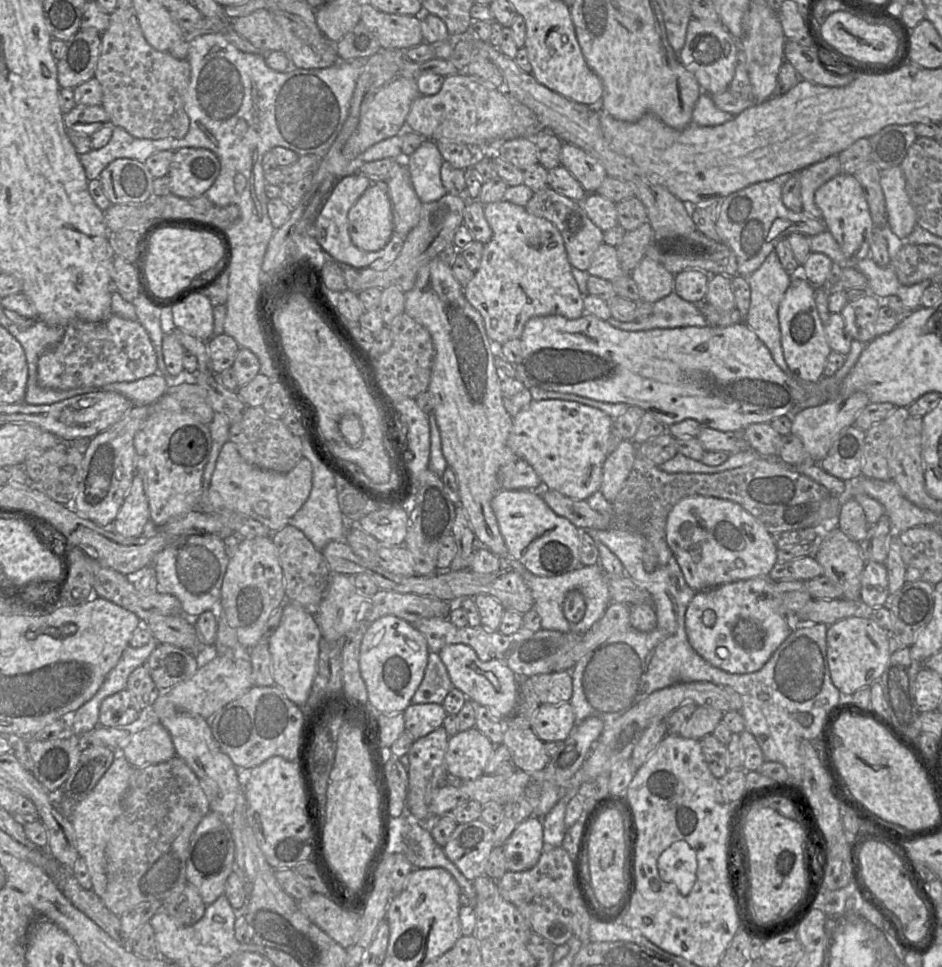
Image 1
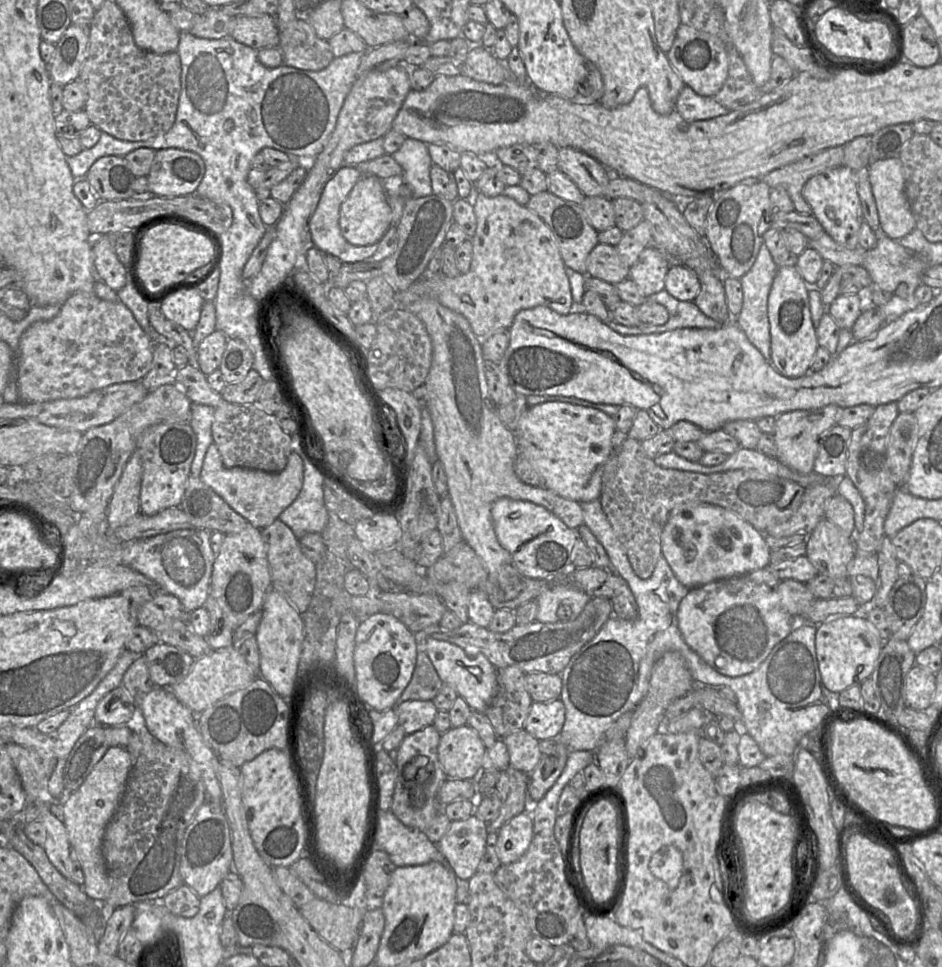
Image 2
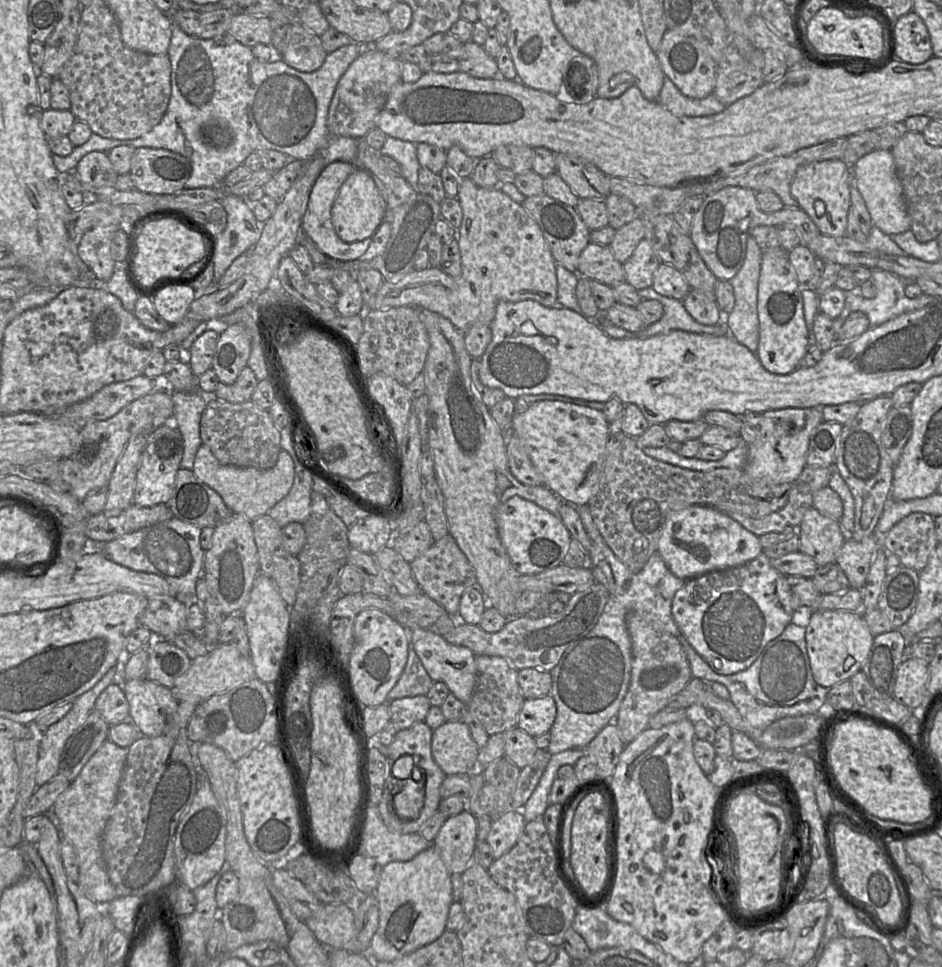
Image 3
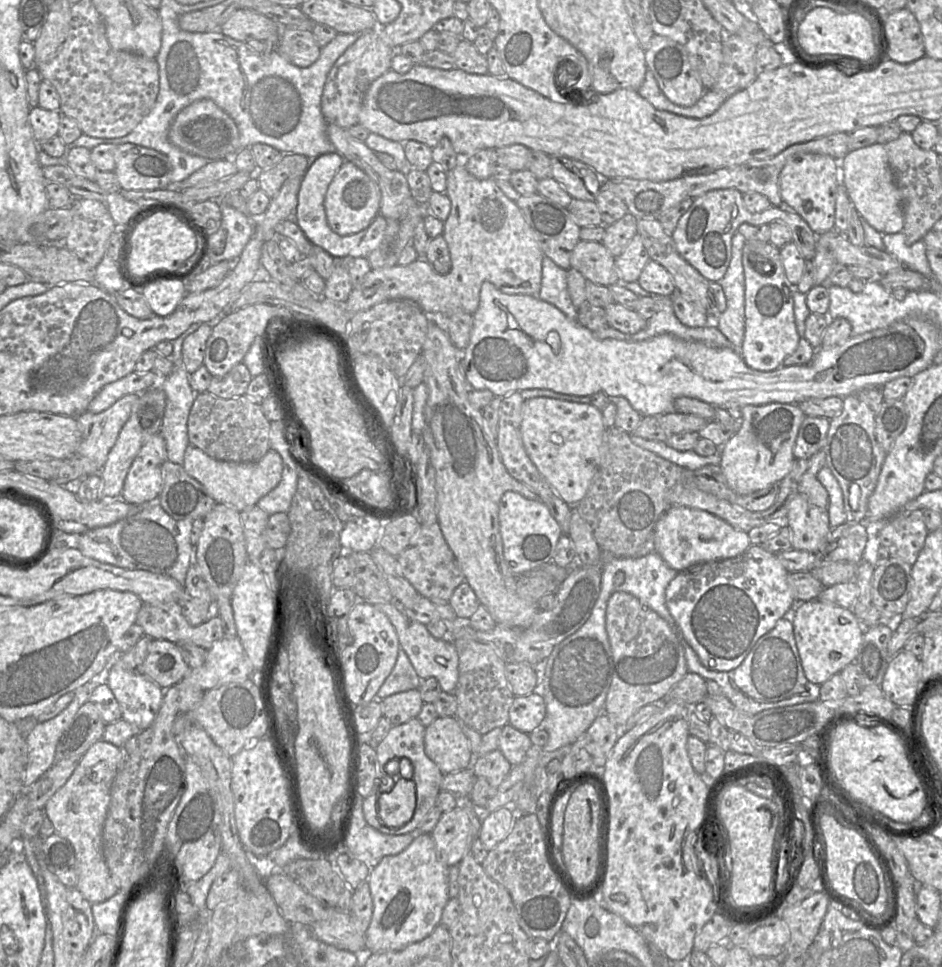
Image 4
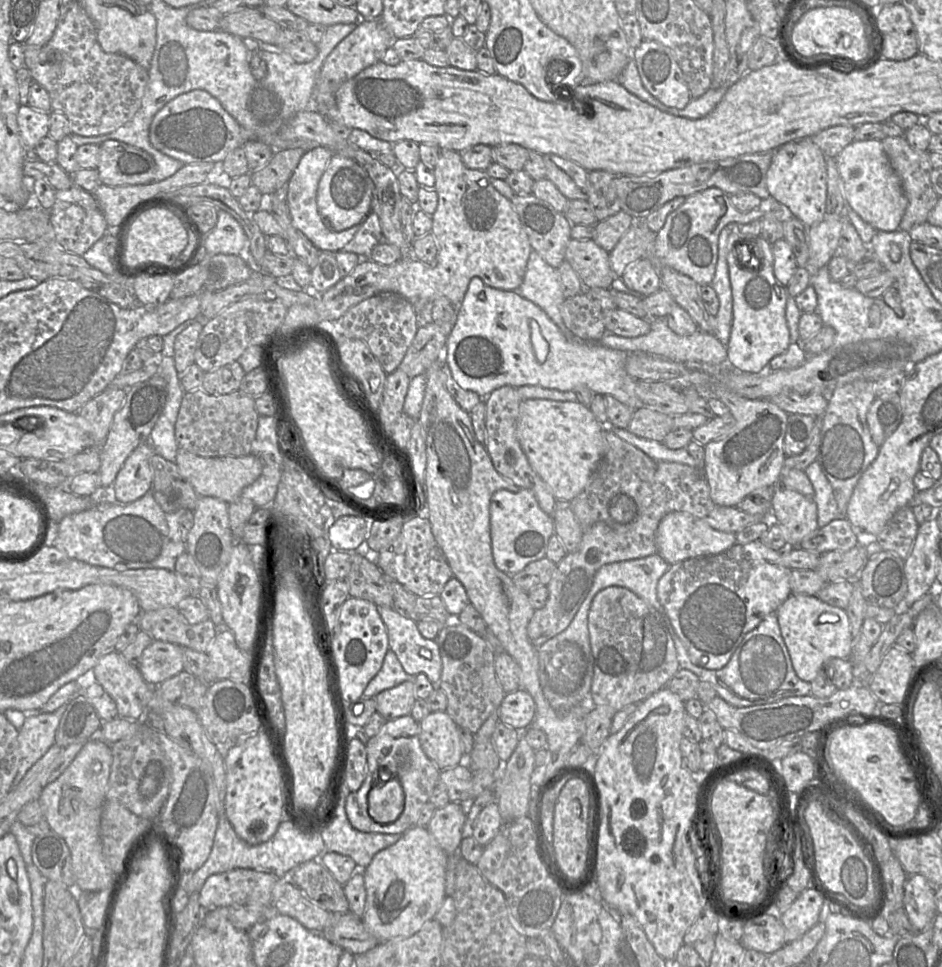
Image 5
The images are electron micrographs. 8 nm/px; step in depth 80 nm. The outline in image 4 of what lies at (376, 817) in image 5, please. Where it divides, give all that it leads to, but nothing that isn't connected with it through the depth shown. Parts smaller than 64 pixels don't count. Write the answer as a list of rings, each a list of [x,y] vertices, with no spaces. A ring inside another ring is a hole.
[[[398,779],[390,791],[379,793],[378,815],[385,826],[398,826],[412,819],[417,789],[412,779]]]

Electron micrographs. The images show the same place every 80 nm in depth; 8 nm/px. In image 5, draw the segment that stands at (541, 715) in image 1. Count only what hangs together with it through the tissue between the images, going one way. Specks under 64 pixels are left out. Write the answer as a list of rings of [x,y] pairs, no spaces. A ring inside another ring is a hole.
[[[518,689],[505,695],[497,711],[500,722],[517,731],[525,731],[533,722],[536,704],[527,691]]]

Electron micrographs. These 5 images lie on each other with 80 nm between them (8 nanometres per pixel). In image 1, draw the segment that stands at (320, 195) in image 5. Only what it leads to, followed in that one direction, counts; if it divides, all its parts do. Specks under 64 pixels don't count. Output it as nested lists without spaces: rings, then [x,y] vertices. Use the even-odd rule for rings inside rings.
[[[385,183],[369,186],[348,212],[353,244],[366,252],[383,249],[394,232],[392,205]]]

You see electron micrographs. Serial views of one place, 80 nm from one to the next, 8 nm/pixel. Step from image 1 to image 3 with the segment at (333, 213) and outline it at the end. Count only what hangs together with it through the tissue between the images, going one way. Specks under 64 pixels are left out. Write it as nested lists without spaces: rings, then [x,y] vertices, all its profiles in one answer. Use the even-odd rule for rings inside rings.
[[[332,161],[325,165],[316,179],[309,194],[307,208],[302,219],[302,231],[326,256],[341,261],[372,260],[381,255],[390,239],[391,224],[383,220],[370,239],[357,242],[345,242],[339,238],[332,224],[331,209],[338,191],[346,178],[356,169],[345,161]]]

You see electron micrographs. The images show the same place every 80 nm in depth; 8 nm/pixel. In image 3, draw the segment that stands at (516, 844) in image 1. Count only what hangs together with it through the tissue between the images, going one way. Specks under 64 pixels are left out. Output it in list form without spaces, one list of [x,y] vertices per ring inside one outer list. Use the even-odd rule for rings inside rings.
[[[522,810],[508,811],[492,822],[486,842],[495,859],[503,856],[517,843],[526,822]]]

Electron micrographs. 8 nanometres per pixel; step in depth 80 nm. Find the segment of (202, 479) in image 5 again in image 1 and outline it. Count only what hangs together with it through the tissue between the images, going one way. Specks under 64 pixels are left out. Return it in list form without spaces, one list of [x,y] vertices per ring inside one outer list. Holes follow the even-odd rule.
[[[232,442],[219,449],[209,485],[209,501],[213,507],[244,514],[276,532],[289,525],[290,519],[308,499],[312,489],[311,462],[302,458],[287,473],[263,470],[247,463]]]

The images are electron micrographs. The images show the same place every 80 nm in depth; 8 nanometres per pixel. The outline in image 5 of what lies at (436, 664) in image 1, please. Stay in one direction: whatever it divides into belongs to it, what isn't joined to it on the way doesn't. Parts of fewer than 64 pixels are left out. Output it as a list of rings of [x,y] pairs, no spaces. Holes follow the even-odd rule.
[[[389,649],[380,671],[369,682],[362,698],[374,698],[380,692],[393,688],[412,678],[404,671],[395,653]]]

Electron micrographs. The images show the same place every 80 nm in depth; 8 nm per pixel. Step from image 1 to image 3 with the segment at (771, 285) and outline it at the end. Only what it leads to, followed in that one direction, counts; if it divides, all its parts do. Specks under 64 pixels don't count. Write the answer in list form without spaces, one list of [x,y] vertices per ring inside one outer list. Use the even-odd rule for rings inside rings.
[[[749,237],[741,269],[729,280],[733,286],[735,305],[727,314],[726,325],[731,335],[751,352],[759,345],[759,319],[757,313],[758,282],[762,250],[754,238]]]

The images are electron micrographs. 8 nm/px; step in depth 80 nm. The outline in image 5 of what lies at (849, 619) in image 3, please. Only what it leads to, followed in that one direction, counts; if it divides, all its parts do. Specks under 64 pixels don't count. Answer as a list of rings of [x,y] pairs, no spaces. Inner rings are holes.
[[[792,593],[775,614],[792,666],[801,680],[812,682],[828,659],[849,658],[853,637],[845,609],[825,603],[815,595]]]

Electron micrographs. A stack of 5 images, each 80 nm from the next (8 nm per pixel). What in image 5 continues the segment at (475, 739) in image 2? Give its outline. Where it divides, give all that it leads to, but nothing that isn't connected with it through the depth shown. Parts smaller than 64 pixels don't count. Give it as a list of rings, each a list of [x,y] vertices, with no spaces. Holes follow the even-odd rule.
[[[431,712],[421,720],[419,739],[424,753],[440,770],[459,765],[464,754],[459,726],[446,712]]]

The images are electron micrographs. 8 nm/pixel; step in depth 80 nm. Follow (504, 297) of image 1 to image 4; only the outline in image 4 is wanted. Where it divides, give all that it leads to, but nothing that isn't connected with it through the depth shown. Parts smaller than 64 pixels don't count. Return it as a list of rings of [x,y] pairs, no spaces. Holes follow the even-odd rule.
[[[463,164],[447,171],[445,194],[451,201],[451,211],[444,221],[442,237],[446,240],[450,252],[450,271],[447,274],[440,274],[424,258],[405,266],[372,268],[359,284],[354,285],[348,299],[343,303],[348,311],[365,311],[385,301],[409,299],[427,313],[464,312],[473,315],[479,306],[480,290],[484,282],[490,282],[504,294],[538,297],[544,254],[516,202],[501,191],[494,179],[478,179],[471,175]]]

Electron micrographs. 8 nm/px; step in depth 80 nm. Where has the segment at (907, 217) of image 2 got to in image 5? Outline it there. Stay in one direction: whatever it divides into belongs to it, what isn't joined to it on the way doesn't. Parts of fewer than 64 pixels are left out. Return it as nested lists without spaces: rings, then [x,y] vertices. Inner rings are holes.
[[[854,140],[835,158],[844,195],[852,209],[878,231],[896,231],[907,207],[900,179],[890,165],[882,141]]]

